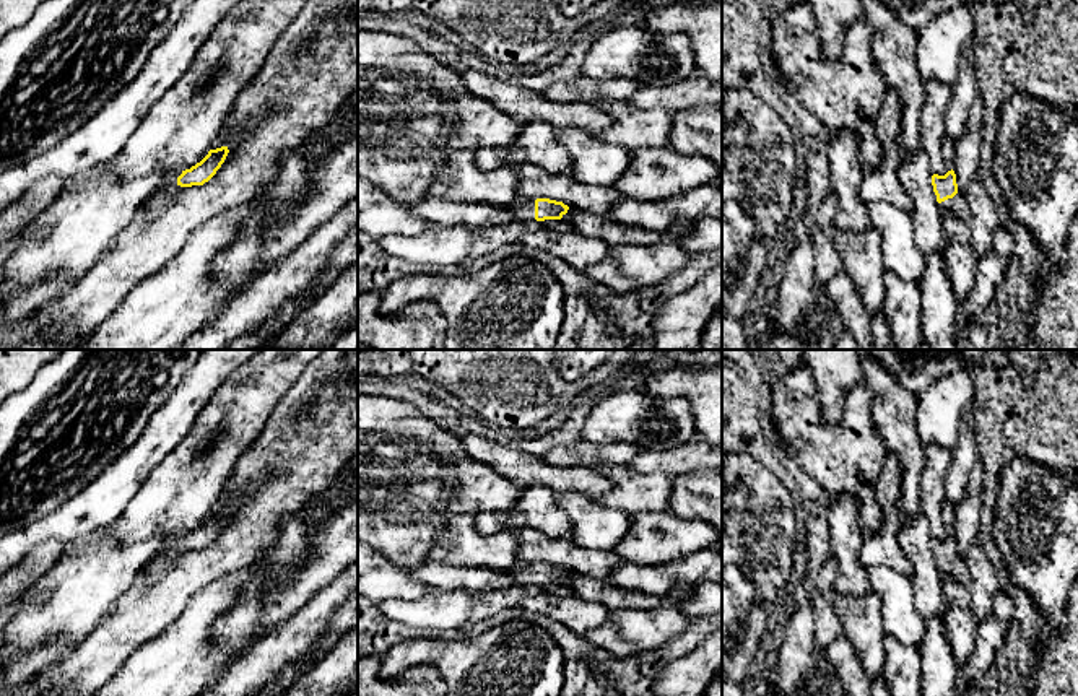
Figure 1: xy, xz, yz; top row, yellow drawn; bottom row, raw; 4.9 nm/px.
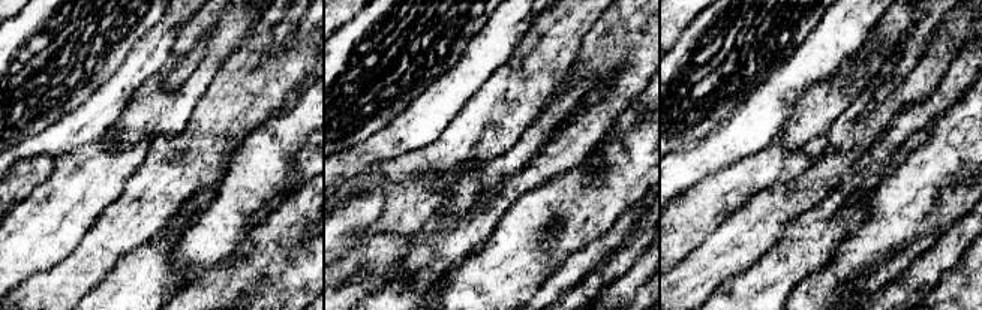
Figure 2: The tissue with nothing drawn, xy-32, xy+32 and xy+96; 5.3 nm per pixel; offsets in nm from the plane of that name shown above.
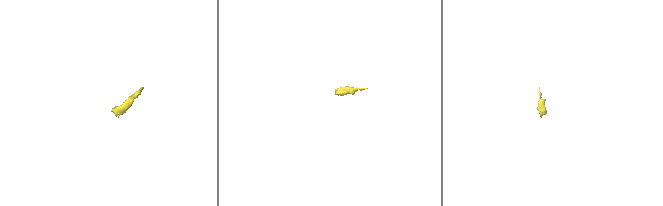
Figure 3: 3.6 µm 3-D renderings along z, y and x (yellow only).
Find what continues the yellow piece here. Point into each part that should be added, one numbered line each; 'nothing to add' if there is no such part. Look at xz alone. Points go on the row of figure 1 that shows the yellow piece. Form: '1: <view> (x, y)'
1: xz (521, 208)

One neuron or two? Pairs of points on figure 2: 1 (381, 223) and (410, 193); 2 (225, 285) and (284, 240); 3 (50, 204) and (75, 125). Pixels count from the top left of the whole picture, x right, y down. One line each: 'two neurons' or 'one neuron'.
1: one neuron
2: one neuron
3: two neurons

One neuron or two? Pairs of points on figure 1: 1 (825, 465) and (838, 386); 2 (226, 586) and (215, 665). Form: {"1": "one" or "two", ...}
{"1": "two", "2": "one"}

